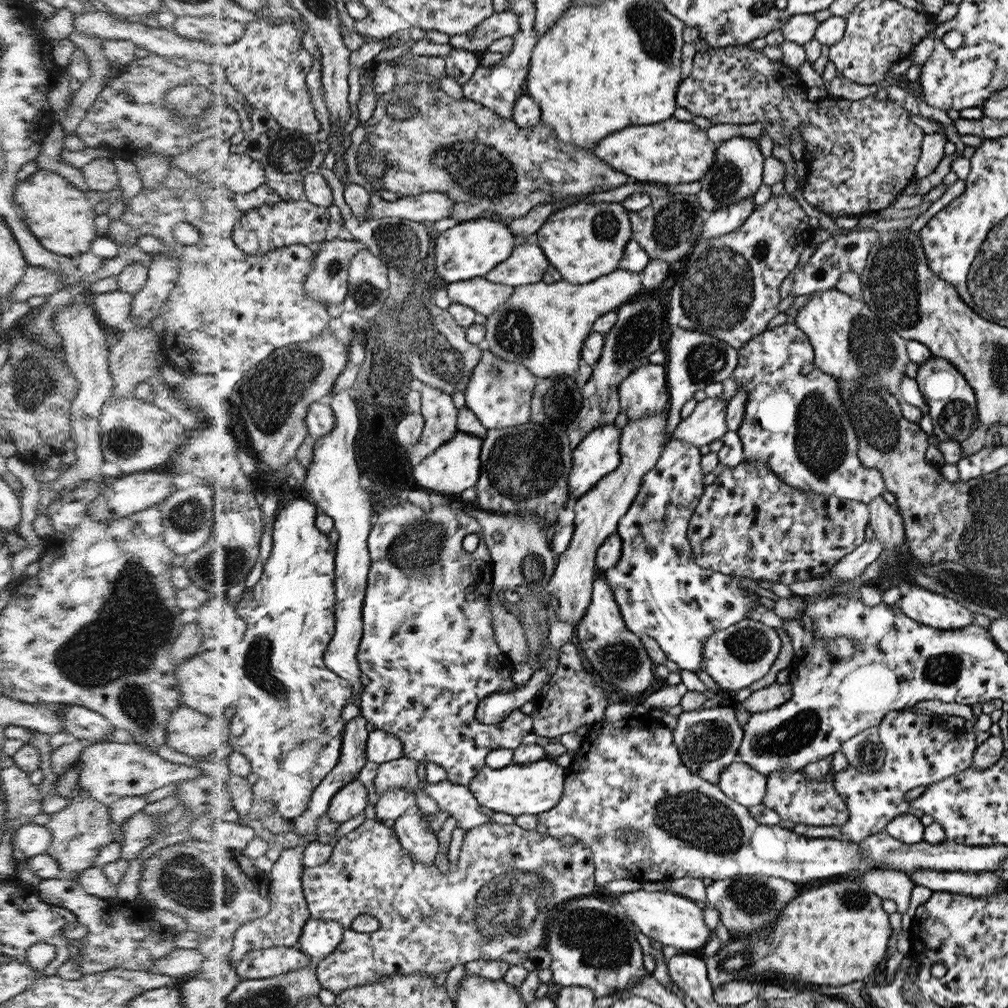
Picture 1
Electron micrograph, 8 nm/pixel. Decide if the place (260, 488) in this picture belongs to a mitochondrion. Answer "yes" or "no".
no

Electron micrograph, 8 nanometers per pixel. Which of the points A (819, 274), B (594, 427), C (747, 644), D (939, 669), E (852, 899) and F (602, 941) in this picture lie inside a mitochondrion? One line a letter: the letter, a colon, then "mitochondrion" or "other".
A: other
B: other
C: mitochondrion
D: mitochondrion
E: mitochondrion
F: mitochondrion

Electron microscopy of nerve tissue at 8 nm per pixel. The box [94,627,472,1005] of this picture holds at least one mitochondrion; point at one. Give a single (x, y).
(192, 883)

